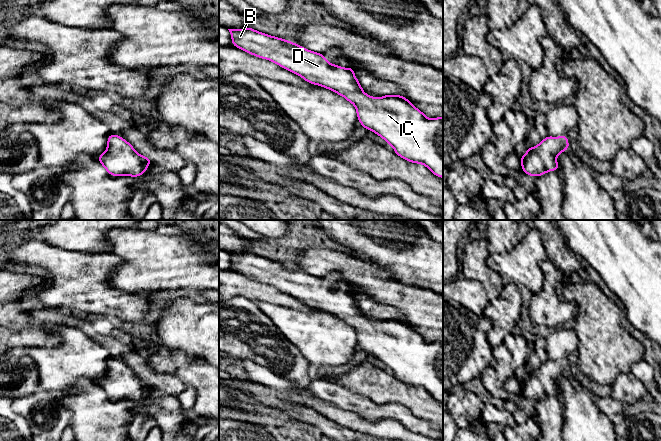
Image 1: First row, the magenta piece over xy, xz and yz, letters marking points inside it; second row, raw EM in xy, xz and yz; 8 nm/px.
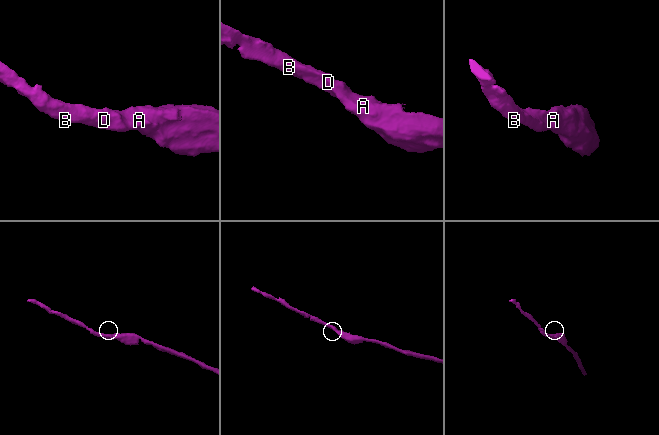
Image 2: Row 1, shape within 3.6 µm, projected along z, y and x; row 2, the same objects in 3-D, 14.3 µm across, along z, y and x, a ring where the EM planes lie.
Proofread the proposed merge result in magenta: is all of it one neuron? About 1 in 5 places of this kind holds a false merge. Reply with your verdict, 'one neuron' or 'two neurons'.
one neuron

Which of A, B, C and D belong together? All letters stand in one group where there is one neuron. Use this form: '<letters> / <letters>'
A B C D

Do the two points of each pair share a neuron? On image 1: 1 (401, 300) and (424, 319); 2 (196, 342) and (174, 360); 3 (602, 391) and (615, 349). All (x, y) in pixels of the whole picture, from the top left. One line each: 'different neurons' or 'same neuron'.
1: same neuron
2: different neurons
3: different neurons

